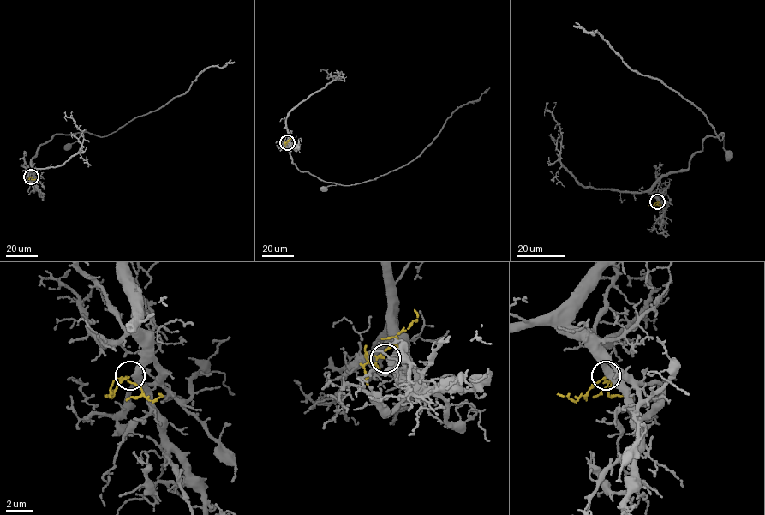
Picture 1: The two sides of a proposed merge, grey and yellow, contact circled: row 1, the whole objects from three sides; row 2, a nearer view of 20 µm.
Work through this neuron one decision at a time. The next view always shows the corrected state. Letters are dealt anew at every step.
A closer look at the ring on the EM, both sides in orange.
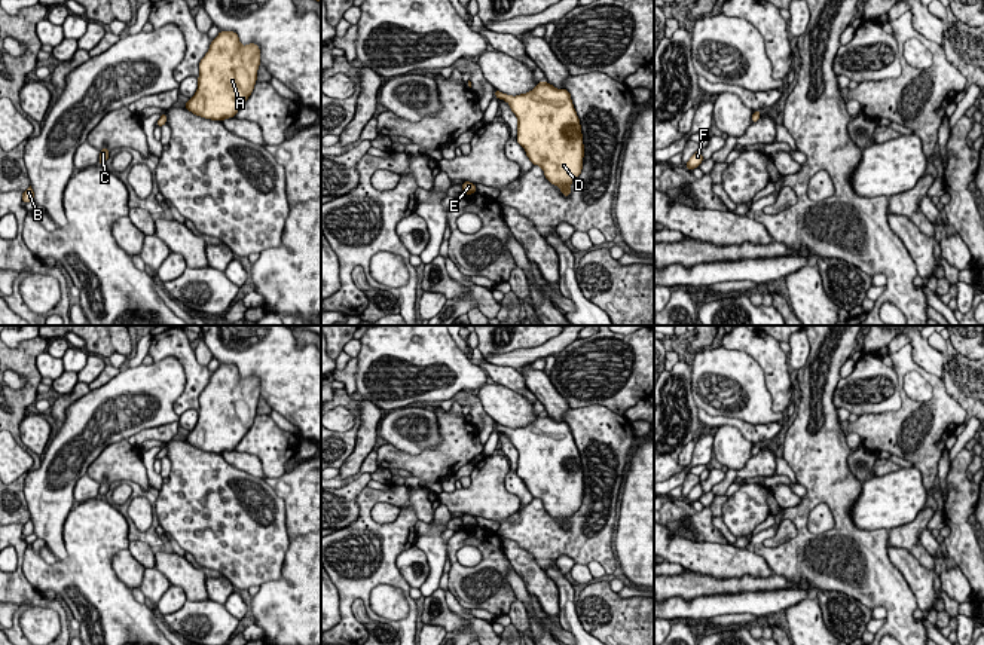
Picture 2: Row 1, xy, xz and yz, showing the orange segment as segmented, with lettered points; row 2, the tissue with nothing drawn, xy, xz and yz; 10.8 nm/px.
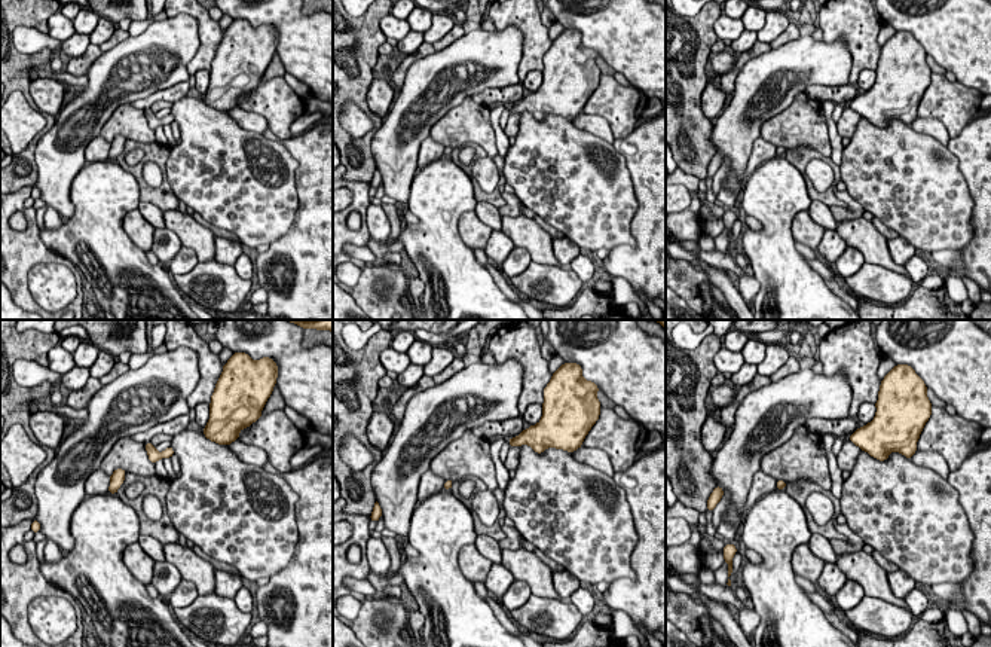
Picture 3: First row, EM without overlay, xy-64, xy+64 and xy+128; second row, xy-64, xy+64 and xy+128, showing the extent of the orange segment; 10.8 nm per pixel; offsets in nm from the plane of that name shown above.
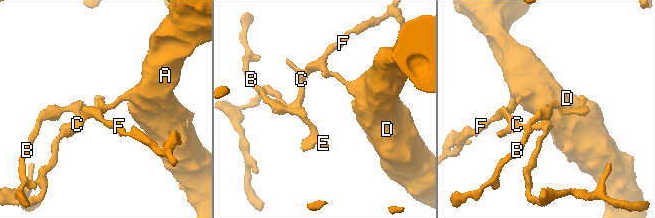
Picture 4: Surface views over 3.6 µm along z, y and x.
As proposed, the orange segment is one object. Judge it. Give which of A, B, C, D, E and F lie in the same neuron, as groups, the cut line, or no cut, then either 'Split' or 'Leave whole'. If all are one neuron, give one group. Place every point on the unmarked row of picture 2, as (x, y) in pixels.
Groups: A B C D E F. No split. Leave whole

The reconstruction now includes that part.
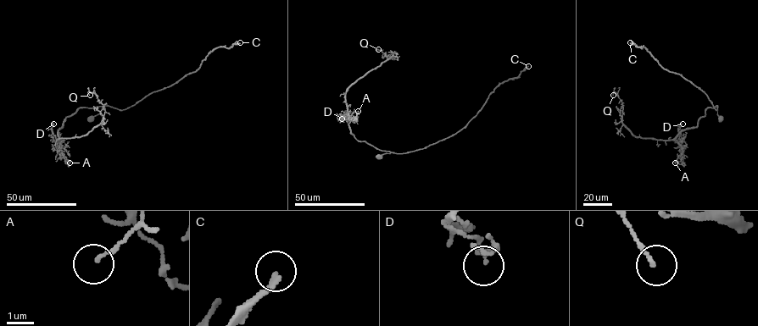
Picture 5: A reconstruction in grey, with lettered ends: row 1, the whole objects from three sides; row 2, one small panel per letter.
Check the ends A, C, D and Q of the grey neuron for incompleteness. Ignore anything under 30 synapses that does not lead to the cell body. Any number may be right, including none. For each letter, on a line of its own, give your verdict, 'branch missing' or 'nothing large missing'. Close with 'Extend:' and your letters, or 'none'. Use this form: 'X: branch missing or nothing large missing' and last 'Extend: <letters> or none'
A: nothing large missing
C: branch missing
D: nothing large missing
Q: nothing large missing
Extend: C

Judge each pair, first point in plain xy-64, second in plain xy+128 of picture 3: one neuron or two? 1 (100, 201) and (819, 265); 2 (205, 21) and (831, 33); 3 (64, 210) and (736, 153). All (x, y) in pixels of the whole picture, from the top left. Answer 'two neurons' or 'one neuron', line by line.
1: two neurons
2: one neuron
3: one neuron

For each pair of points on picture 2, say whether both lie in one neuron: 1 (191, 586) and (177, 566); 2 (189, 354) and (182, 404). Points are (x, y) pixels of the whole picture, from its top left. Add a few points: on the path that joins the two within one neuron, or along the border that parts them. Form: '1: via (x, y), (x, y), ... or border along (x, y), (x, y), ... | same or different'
1: via (191, 581), (180, 571) | same
2: via (191, 366), (191, 393) | same

